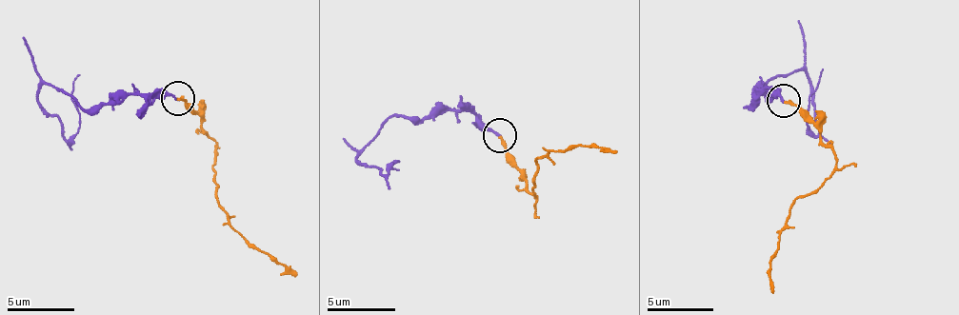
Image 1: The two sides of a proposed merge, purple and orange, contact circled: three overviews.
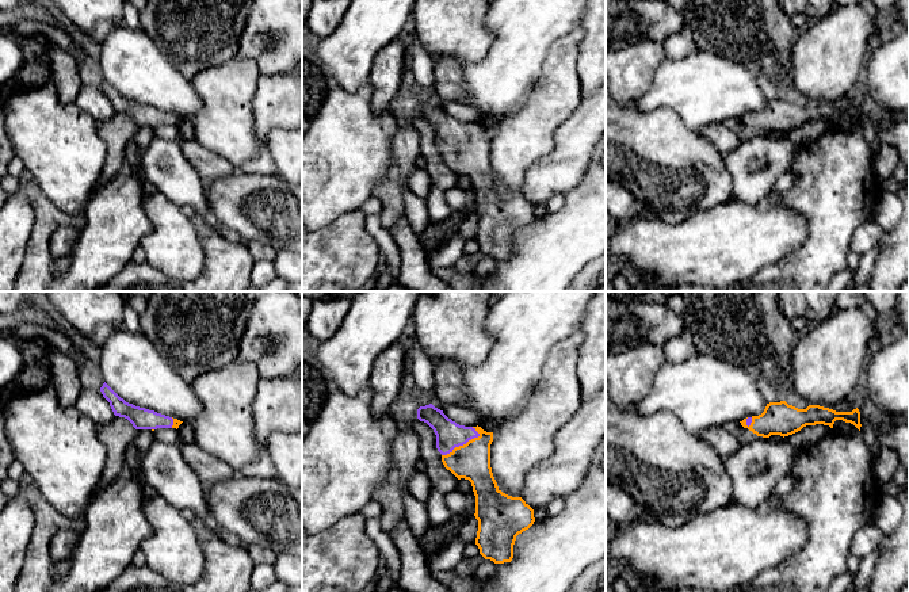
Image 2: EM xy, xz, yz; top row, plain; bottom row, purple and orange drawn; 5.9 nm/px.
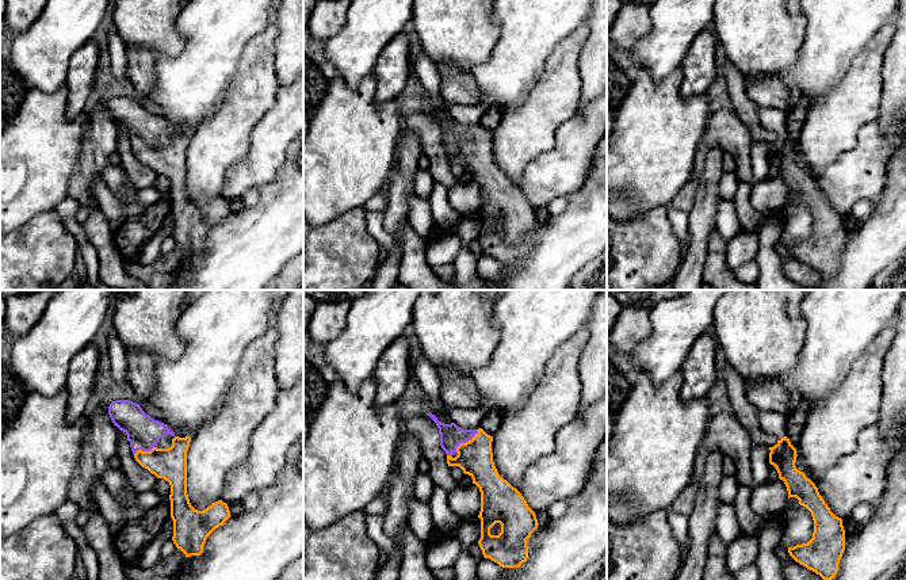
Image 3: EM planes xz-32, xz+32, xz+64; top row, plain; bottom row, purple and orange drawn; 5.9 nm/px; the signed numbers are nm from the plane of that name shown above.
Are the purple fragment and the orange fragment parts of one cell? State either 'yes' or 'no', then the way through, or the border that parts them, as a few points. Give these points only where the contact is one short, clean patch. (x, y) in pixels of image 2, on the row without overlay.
yes | across xz (449, 130), (461, 141), (472, 157)

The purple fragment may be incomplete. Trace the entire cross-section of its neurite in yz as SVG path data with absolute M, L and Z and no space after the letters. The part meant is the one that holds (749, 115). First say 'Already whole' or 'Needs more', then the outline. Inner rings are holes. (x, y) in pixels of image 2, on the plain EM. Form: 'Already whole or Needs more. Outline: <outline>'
Needs more. Outline: M786 98L767 100L759 112L744 115L741 122L757 133L769 134L771 131L788 133L801 127L806 122L824 121L833 125L836 117L853 121L860 127L860 108L836 108L820 102L809 102L798 106Z

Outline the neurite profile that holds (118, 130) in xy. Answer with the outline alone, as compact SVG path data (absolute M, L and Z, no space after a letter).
M115 112L110 119L98 123L98 130L107 146L102 176L96 186L100 187L126 165L126 145L134 138L138 126L127 115Z

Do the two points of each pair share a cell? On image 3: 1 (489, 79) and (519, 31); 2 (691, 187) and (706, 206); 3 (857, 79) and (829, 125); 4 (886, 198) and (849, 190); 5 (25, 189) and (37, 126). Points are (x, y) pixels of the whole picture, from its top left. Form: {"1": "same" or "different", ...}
{"1": "same", "2": "different", "3": "same", "4": "different", "5": "same"}

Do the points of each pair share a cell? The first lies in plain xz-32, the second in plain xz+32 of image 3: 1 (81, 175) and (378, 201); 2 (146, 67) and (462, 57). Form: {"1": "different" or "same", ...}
{"1": "different", "2": "different"}

